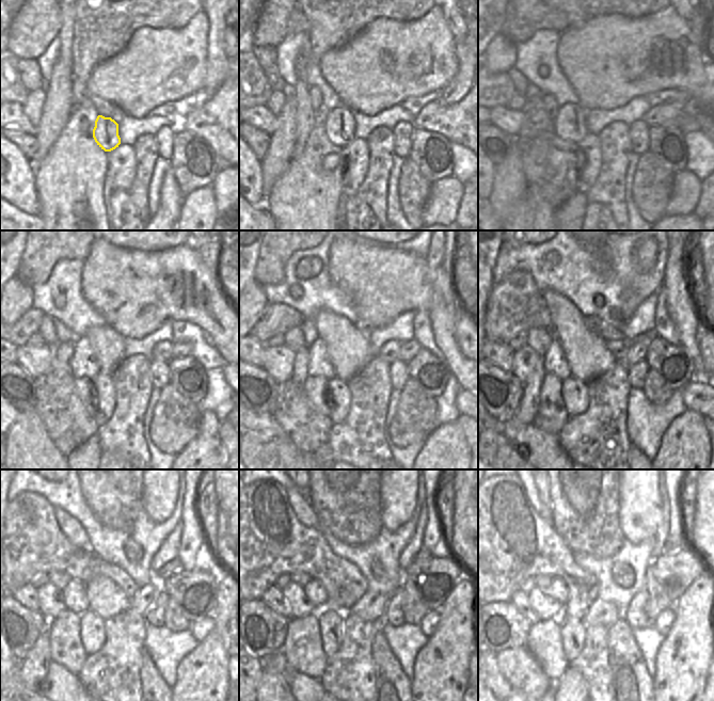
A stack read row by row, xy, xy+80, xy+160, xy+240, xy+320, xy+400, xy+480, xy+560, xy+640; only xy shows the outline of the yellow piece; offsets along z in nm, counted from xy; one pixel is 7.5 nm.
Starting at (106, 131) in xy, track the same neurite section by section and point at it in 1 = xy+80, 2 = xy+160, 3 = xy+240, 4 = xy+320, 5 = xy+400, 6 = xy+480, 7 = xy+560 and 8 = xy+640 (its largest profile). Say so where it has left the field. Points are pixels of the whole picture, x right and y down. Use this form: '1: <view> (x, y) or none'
1: xy+80 (339, 125)
2: xy+160 (570, 123)
3: xy+240 (84, 364)
4: xy+320 (319, 365)
5: xy+400 (554, 362)
6: xy+480 (75, 598)
7: xy+560 (315, 591)
8: xy+640 (557, 589)

